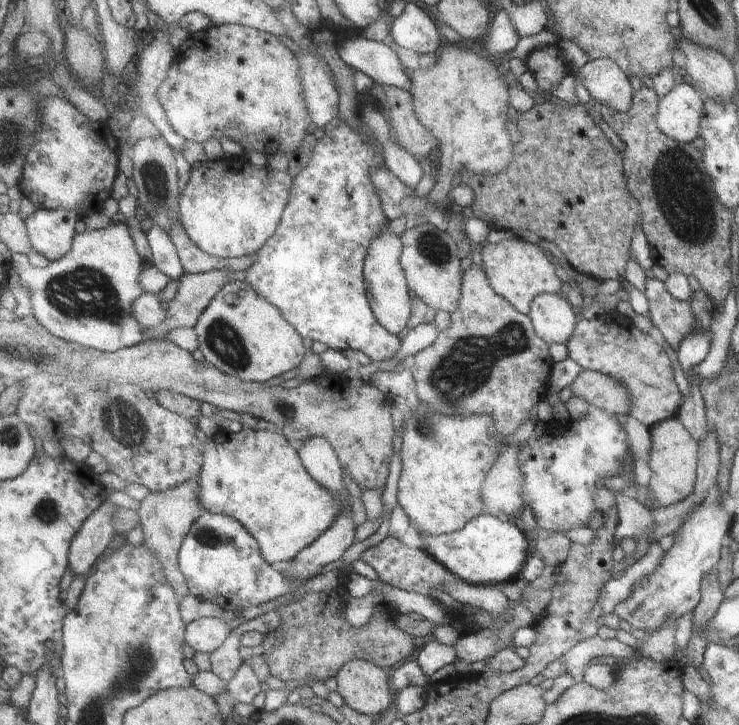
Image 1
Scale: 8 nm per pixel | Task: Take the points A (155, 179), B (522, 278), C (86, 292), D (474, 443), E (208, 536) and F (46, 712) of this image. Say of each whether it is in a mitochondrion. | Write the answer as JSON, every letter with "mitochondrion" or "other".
{"A":"mitochondrion","B":"other","C":"mitochondrion","D":"other","E":"mitochondrion","F":"other"}

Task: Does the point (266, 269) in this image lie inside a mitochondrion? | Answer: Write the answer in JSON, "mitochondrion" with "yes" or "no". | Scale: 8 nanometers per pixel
{"mitochondrion":"no"}

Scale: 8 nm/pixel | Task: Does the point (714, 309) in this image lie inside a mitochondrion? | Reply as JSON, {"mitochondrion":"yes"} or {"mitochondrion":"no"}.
{"mitochondrion":"no"}

